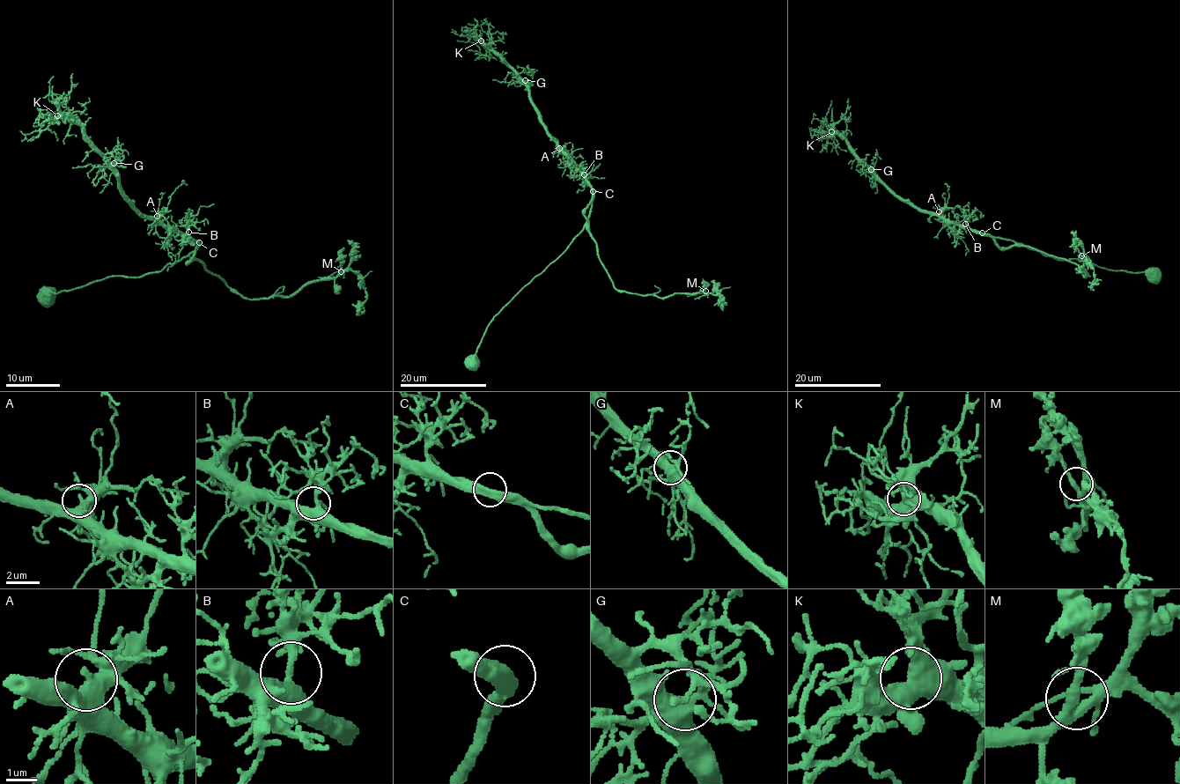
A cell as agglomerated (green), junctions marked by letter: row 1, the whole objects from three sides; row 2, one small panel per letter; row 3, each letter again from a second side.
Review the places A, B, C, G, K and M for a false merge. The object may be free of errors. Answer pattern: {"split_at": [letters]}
{"split_at": []}

